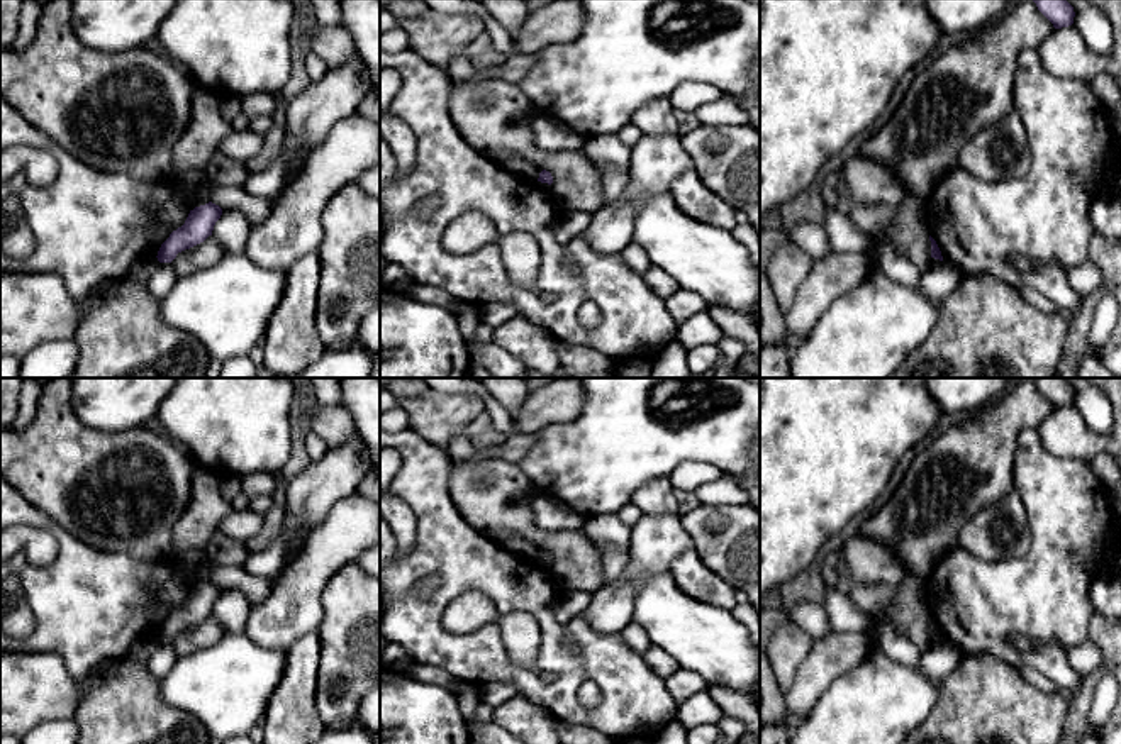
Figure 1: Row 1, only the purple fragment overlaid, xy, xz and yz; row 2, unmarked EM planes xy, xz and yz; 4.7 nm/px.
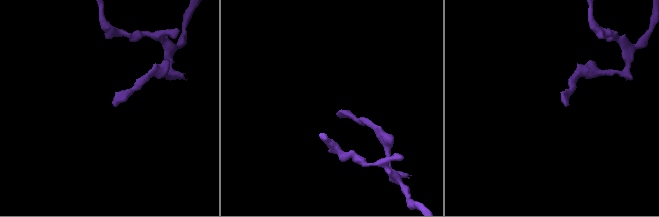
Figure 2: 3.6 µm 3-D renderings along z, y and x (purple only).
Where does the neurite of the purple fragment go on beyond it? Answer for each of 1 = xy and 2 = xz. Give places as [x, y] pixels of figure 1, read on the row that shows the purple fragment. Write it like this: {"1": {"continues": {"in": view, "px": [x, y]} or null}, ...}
{"1": {"continues": null}, "2": {"continues": null}}

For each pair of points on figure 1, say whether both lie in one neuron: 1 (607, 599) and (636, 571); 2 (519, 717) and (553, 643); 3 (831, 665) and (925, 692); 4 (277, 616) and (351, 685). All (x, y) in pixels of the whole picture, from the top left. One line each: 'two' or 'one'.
1: one
2: two
3: two
4: two

